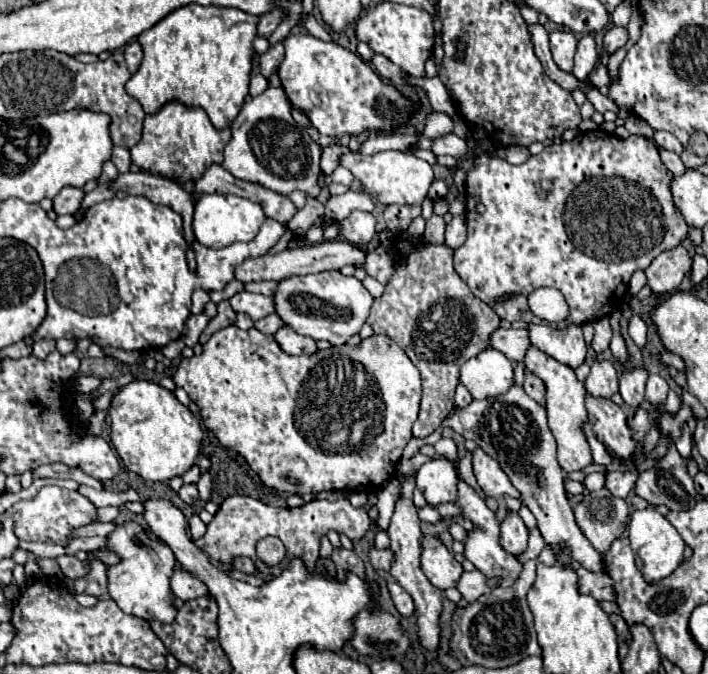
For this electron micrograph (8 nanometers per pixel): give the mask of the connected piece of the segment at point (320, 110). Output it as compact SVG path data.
M291 34L285 38L285 58L279 66L279 74L289 102L327 136L361 134L367 128L371 132L393 130L413 112L413 104L393 86L383 84L359 54L335 42L317 40L311 34Z

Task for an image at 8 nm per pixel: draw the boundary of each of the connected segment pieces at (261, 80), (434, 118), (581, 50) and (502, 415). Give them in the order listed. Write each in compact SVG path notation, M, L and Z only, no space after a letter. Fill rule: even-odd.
M253 74L251 82L249 82L249 94L259 96L261 92L267 90L267 86L269 86L269 82L267 82L267 78L263 74Z
M435 110L427 112L427 124L425 124L425 132L423 132L425 138L433 140L433 138L443 136L451 130L453 130L453 120L447 114L441 114L441 112L435 112Z
M583 36L577 44L577 54L575 54L575 66L573 66L573 76L577 80L587 80L589 74L593 72L597 64L597 48L593 36Z
M513 384L501 396L473 400L467 408L459 408L453 416L447 416L443 426L449 426L463 438L473 440L499 462L513 486L521 492L523 504L527 504L527 508L537 518L537 528L541 530L547 544L567 544L575 560L581 562L587 570L603 570L601 554L589 544L589 540L575 524L573 510L567 502L563 470L557 462L555 438L547 426L547 412L541 404L531 400L521 386Z

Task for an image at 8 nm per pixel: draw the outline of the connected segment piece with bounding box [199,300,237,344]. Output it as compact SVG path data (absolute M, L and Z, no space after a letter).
M223 300L221 304L217 304L217 316L209 320L209 324L207 324L207 328L203 330L199 342L205 344L205 342L211 338L213 332L217 332L217 330L221 330L221 328L225 328L225 326L233 326L233 324L235 324L235 318L237 318L235 310L231 308L231 304L229 304L227 300Z

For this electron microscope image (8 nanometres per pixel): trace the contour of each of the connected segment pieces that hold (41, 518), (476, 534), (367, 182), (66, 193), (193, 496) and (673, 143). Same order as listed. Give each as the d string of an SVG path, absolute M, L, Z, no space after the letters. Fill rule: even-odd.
M43 486L31 500L15 502L5 514L15 520L15 534L19 540L41 540L41 542L67 542L67 534L77 528L91 524L95 520L97 508L79 492L65 490L59 486Z
M459 480L459 484L457 484L457 488L459 488L459 504L461 504L461 508L463 508L463 516L469 518L469 520L477 526L477 528L471 530L469 536L467 536L467 542L465 542L465 558L467 558L469 562L473 562L473 566L475 566L481 574L485 574L487 578L499 580L497 586L511 588L511 586L519 580L521 570L523 570L523 564L521 564L515 556L503 552L503 548L499 546L499 522L497 522L495 514L485 506L485 502L473 492L473 488L467 486L467 484L461 482L461 480Z
M345 152L339 156L339 164L349 168L355 178L363 182L369 196L385 206L389 204L423 204L429 186L433 182L433 168L429 162L415 158L409 152L377 152L373 156L363 156L359 152Z
M65 186L55 198L53 198L53 210L57 214L75 214L81 208L85 192L75 186Z
M185 484L181 490L179 490L179 498L185 502L185 504L193 504L197 498L199 498L199 492L197 492L197 486L195 484Z
M655 132L653 134L653 140L655 140L655 144L659 146L659 148L665 148L665 150L671 150L671 152L675 152L675 154L681 154L681 142L673 136L673 134L669 134L669 132Z

